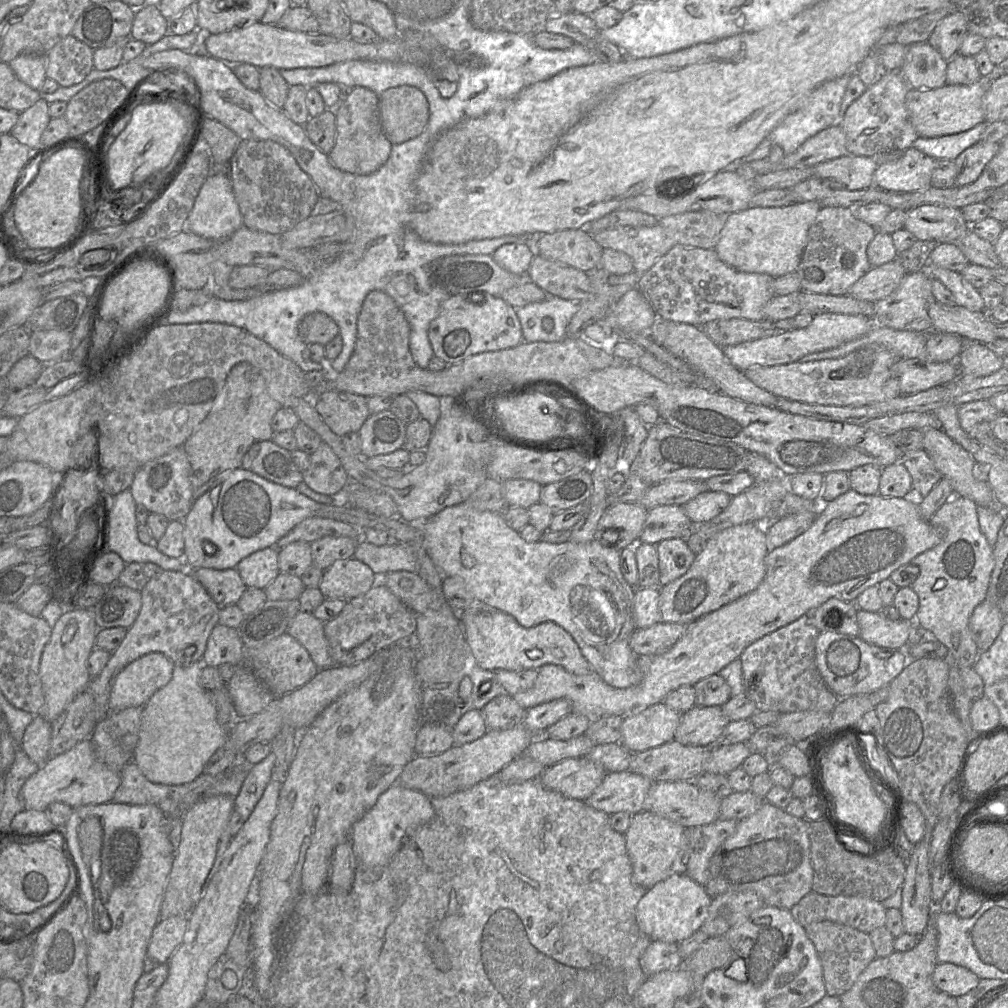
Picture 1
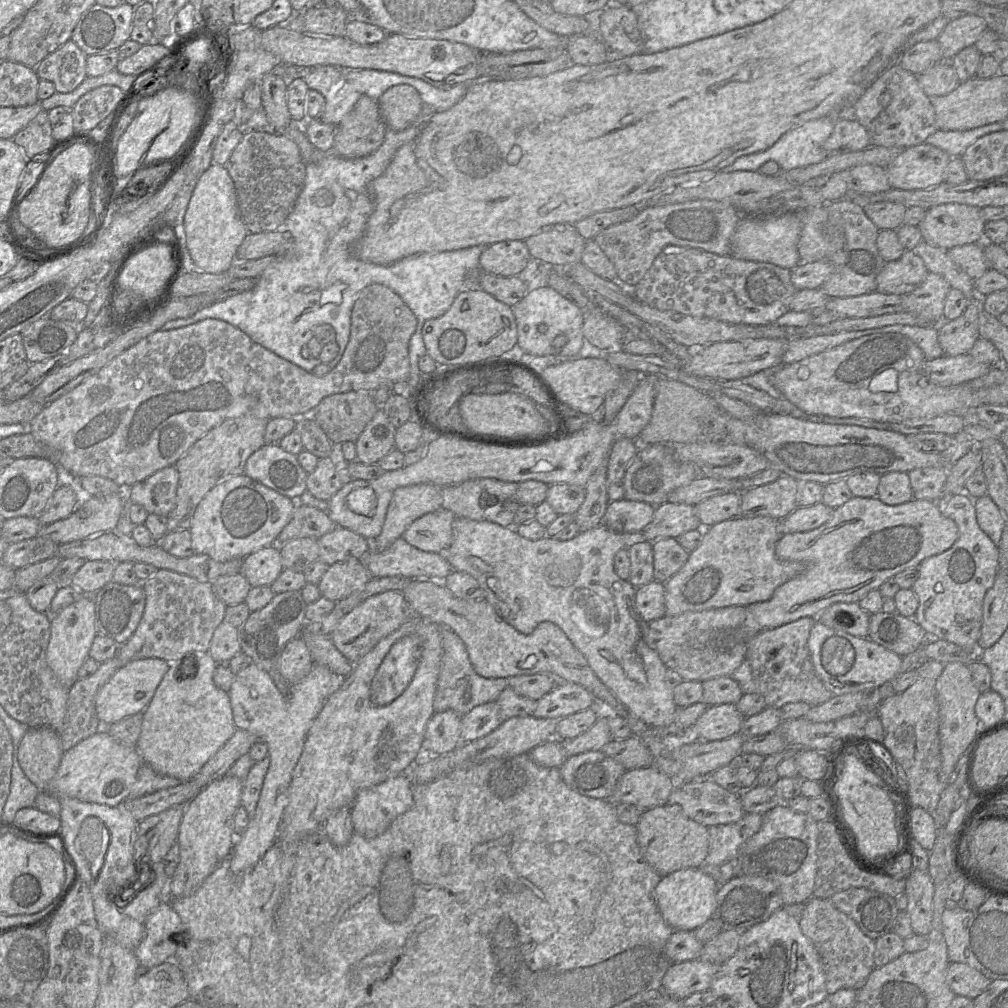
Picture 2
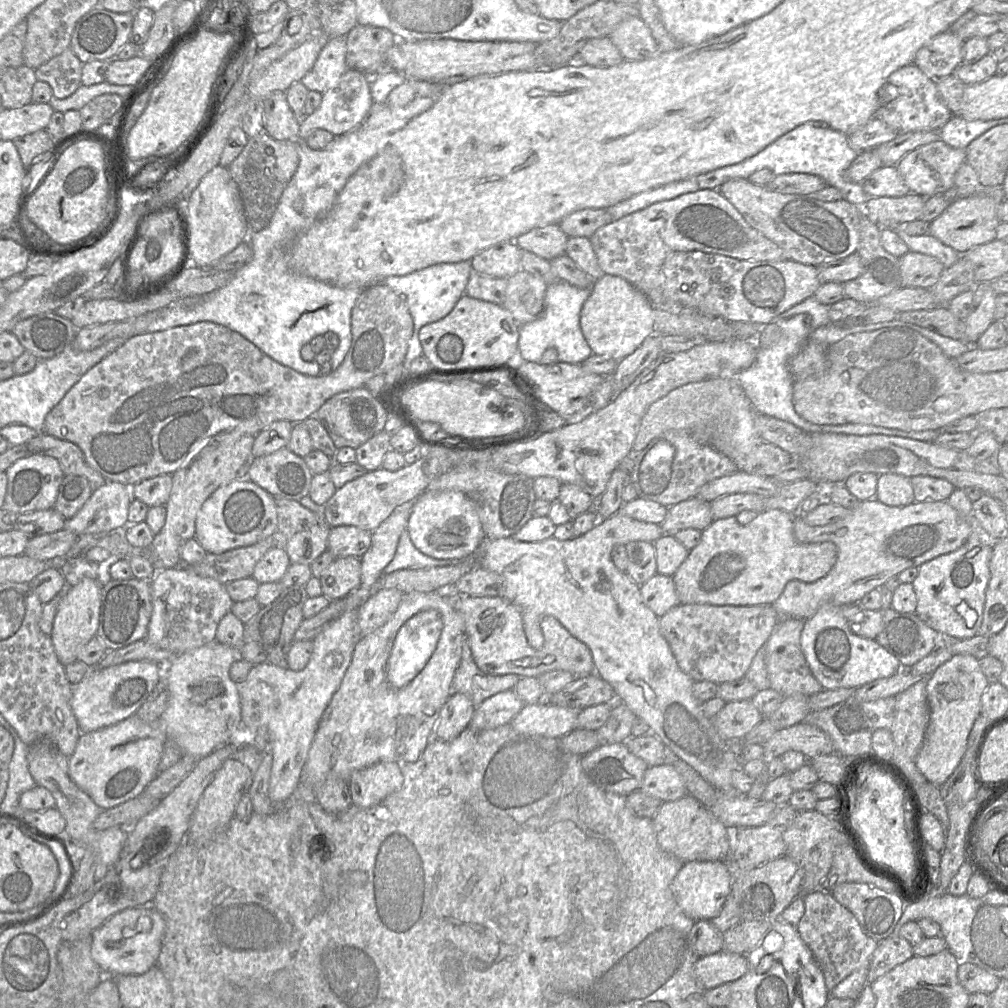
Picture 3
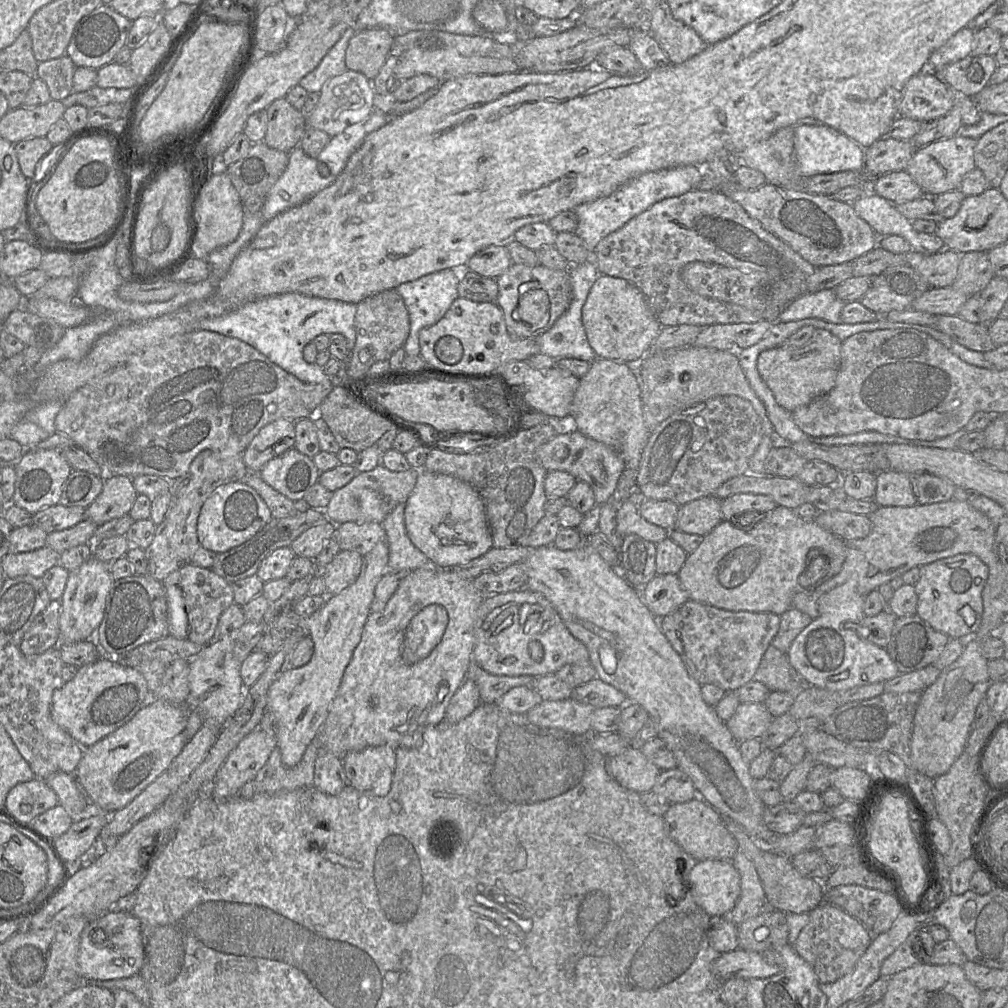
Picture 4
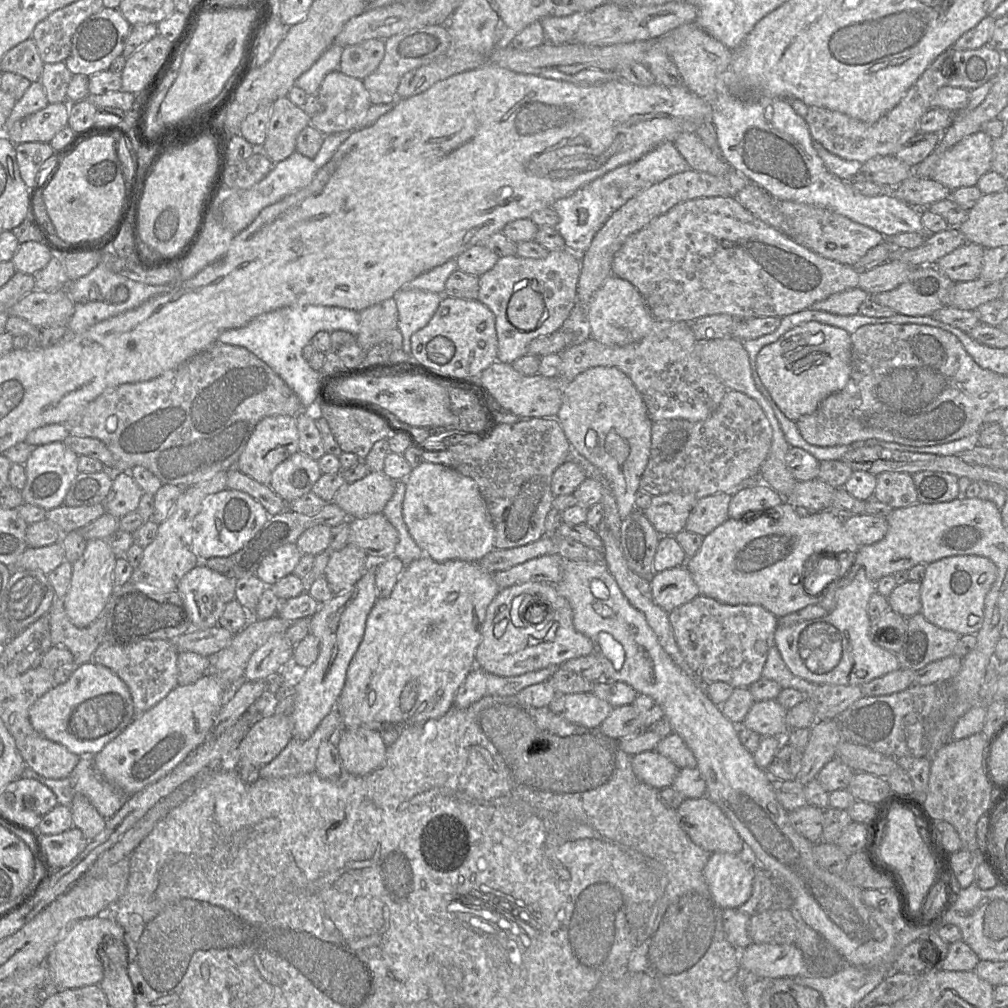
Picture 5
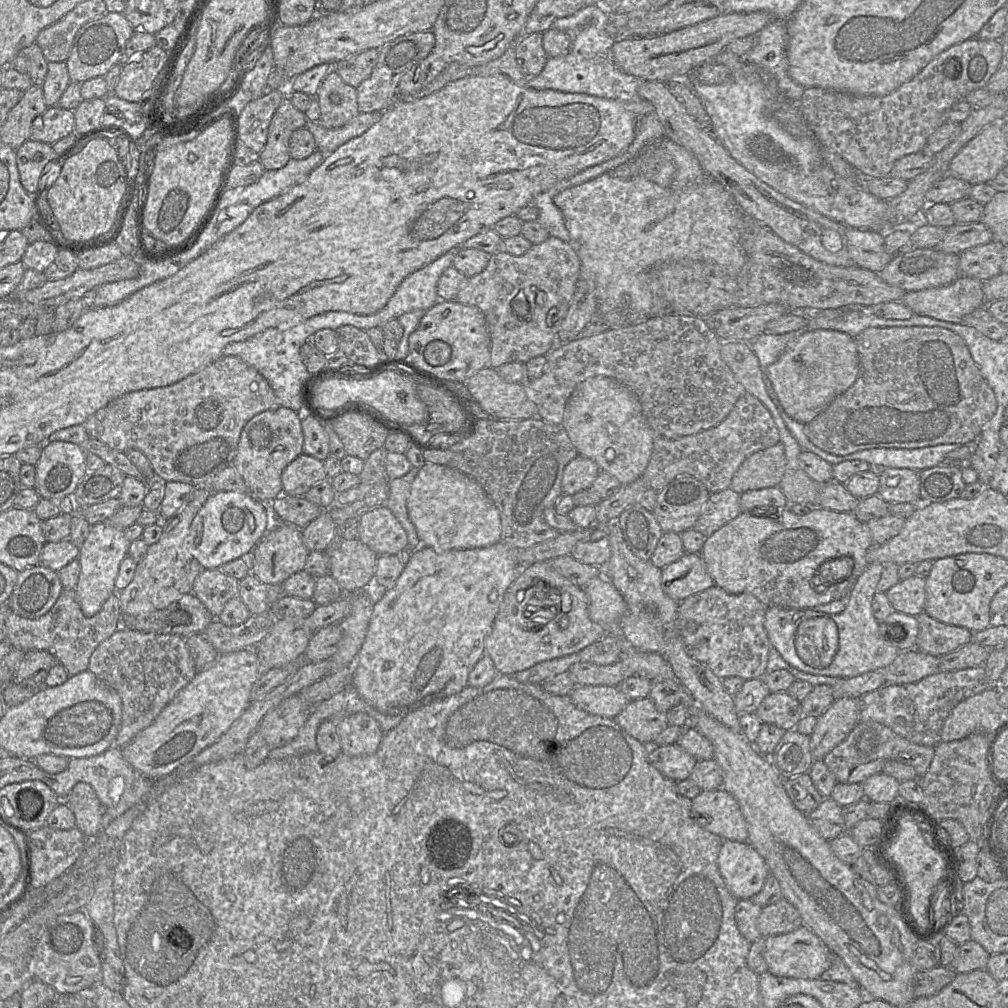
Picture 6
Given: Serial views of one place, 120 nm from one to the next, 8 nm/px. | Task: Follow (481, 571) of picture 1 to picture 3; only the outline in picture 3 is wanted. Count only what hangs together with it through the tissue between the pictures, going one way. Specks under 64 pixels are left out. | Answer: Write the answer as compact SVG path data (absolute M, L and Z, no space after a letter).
M617 512L607 519L599 519L597 524L590 531L569 540L558 540L553 536L539 542L522 542L516 540L514 537L495 540L485 539L477 551L477 565L497 572L503 577L503 586L499 596L505 598L519 609L522 616L526 638L528 644L532 648L539 649L543 645L544 637L540 627L542 618L545 616L555 617L572 636L588 646L594 662L594 673L612 686L617 701L624 703L637 716L637 718L644 720L649 725L650 732L653 735L659 738L676 756L690 765L717 792L734 792L735 789L731 783L731 776L734 770L741 768L738 755L736 755L732 750L731 742L723 740L713 727L711 719L704 715L702 709L703 702L700 702L693 695L694 680L679 668L668 642L660 632L659 617L655 615L654 612L642 601L640 585L631 580L625 572L620 571L611 559L611 550L615 545L626 545L631 541L648 541L654 543L663 534L660 524L639 521Z

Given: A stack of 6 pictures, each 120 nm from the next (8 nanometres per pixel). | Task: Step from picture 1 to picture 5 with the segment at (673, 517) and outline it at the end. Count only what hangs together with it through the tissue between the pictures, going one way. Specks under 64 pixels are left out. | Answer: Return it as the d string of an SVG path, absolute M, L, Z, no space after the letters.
M718 493L696 501L684 530L703 537L723 524L727 519L728 506L734 493Z

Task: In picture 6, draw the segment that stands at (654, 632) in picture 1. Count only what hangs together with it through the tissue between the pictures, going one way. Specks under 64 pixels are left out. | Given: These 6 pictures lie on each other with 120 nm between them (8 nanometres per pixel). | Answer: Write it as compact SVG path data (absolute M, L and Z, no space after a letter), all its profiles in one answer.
M714 585L679 602L677 630L689 656L707 666L720 679L762 679L771 648L764 627L767 608L752 594L730 594Z

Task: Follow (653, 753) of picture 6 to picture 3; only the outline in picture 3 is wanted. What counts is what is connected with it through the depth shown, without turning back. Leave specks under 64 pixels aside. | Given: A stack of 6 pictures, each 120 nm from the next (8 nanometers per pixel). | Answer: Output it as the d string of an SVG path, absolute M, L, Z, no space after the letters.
M625 743L599 746L581 757L581 764L586 775L602 790L621 796L628 796L639 790L648 765L632 754Z

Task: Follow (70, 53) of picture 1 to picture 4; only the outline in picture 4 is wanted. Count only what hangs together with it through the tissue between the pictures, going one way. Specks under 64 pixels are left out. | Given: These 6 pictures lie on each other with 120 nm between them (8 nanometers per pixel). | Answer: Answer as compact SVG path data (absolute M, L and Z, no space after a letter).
M66 54L39 62L36 77L45 81L48 86L51 99L62 100L73 92L73 74L75 64Z

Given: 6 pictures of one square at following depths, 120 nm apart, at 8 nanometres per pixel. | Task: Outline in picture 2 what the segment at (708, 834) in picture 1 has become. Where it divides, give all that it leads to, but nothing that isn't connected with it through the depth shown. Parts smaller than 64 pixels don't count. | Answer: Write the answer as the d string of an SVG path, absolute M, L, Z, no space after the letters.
M745 814L739 821L708 827L708 855L699 869L712 877L718 886L740 876L739 853L743 844L762 825L763 814Z

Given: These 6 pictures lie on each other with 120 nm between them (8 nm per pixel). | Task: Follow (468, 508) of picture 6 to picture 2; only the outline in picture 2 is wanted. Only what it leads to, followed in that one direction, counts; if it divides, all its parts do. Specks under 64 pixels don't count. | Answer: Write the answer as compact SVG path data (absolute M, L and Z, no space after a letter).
M440 508L414 520L402 537L420 550L444 552L452 542L455 519L456 516L451 511Z

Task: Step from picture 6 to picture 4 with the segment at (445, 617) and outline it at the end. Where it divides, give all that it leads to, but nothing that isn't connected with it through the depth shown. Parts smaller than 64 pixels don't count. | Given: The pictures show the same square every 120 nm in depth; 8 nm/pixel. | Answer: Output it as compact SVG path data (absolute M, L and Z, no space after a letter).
M428 566L400 574L398 588L385 608L368 615L361 640L316 737L320 752L330 753L341 760L348 752L367 747L421 746L425 727L445 720L450 699L467 677L473 660L476 614L484 597L474 586L473 579L462 578L449 568Z

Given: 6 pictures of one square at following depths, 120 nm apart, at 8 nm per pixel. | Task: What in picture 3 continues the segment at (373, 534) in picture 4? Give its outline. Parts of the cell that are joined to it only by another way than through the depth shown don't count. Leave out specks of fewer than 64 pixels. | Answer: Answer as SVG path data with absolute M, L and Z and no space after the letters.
M356 526L331 527L328 536L328 551L335 558L354 556L361 558L371 546L372 532Z

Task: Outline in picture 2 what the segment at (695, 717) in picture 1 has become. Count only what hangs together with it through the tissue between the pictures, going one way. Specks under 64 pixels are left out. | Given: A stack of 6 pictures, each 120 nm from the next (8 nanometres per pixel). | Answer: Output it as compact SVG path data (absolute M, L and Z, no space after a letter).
M735 704L708 706L692 726L695 741L719 741L736 735L745 717Z

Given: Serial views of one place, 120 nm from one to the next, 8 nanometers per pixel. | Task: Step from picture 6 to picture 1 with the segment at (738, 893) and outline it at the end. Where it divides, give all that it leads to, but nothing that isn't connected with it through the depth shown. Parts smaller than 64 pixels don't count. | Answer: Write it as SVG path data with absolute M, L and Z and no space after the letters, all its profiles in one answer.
M673 874L647 890L636 906L636 920L652 941L677 944L699 930L707 918L711 901L703 886L686 874Z

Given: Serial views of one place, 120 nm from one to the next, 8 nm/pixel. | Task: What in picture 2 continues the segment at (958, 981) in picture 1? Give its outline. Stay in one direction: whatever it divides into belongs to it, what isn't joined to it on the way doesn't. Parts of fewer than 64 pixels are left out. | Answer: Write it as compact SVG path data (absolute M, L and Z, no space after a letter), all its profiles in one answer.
M950 962L947 983L955 995L971 999L983 993L992 980L965 963Z

